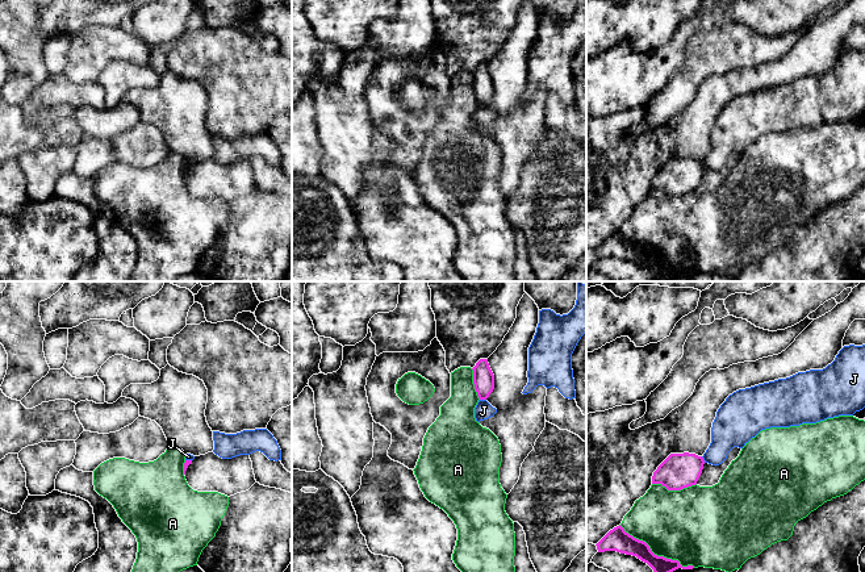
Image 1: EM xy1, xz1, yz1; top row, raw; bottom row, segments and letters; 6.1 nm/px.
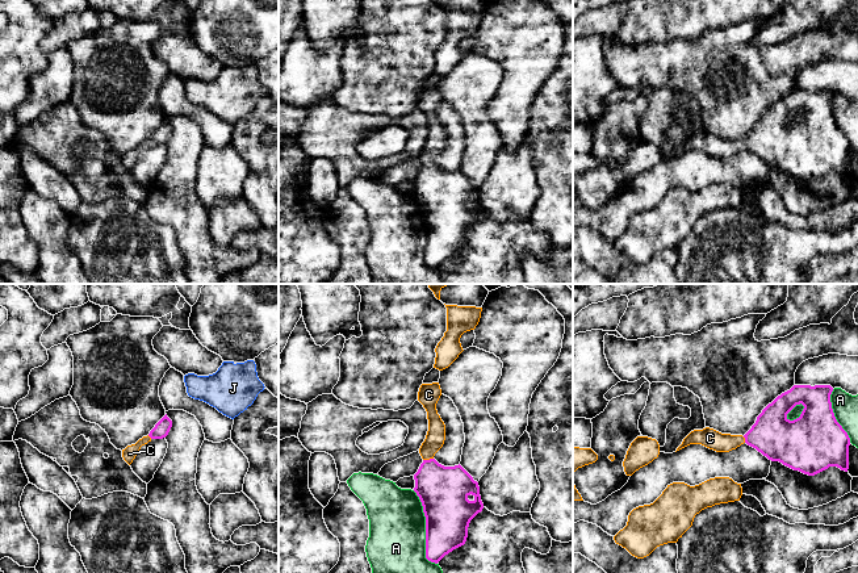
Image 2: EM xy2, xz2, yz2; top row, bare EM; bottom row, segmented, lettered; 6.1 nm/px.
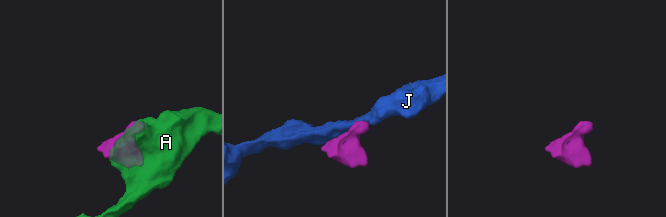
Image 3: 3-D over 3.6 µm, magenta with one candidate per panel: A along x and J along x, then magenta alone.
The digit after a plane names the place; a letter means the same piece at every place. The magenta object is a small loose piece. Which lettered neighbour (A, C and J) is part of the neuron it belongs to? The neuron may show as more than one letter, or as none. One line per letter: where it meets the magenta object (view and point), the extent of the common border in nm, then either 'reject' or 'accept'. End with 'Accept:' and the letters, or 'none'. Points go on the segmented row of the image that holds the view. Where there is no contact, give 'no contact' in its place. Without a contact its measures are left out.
A: meets magenta in yz1 at (656, 555); contact 550 nm long; reject
C: meets magenta in xz2 at (427, 460); contact 70 nm long; accept
J: meets magenta in xz1 at (483, 399); contact 40 nm long; reject
Accept: C

